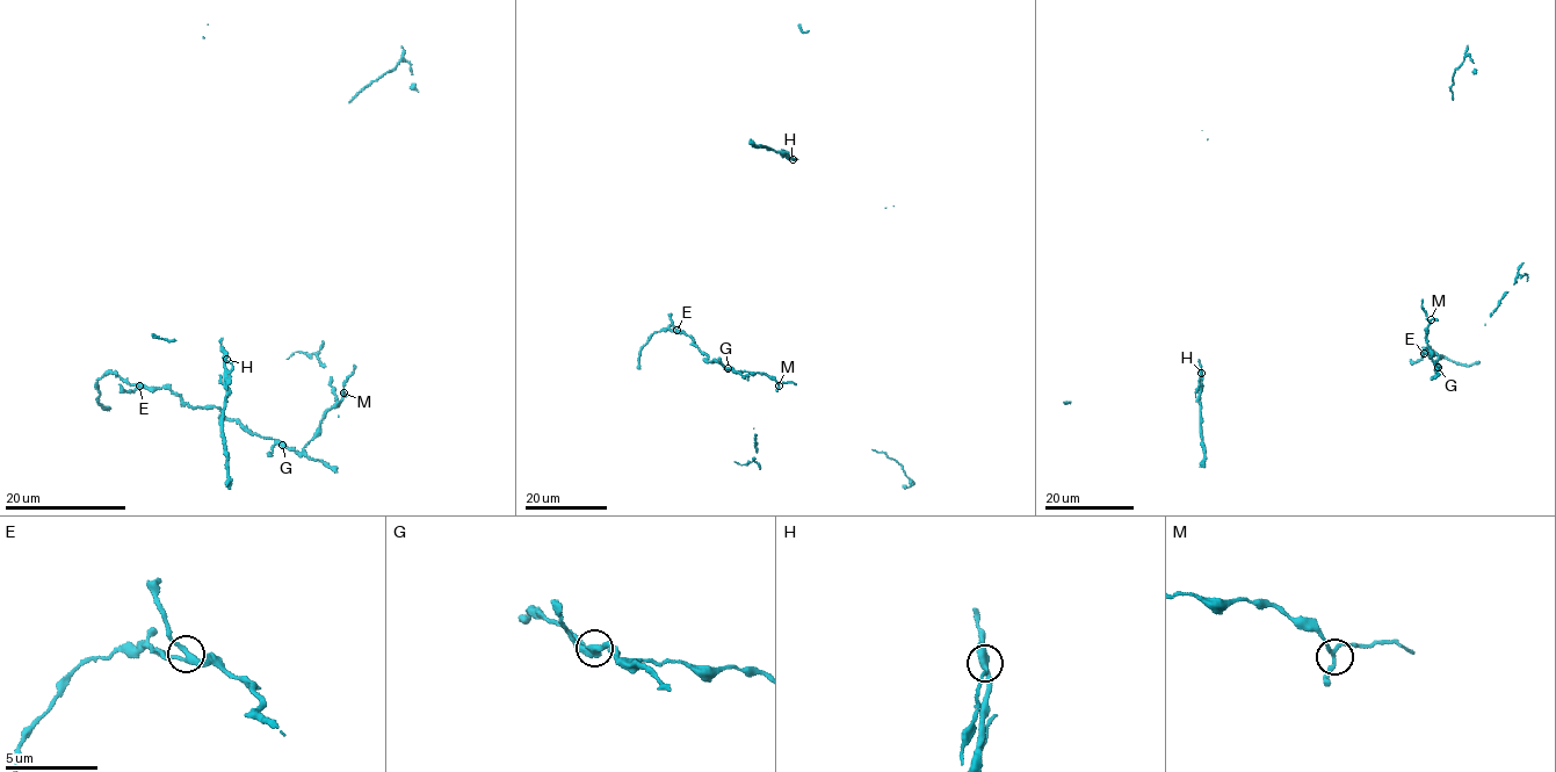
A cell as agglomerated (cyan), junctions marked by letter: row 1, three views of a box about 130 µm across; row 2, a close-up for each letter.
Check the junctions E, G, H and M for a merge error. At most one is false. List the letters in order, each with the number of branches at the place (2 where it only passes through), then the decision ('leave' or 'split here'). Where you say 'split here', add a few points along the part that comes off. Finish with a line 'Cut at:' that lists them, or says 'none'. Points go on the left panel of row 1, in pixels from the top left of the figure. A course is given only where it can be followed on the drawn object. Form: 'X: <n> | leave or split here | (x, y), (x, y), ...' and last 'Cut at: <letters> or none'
E: 3 | leave
G: 3 | leave
H: 3 | split here | (226, 358), (232, 365), (226, 390)
M: 3 | leave
Cut at: H

